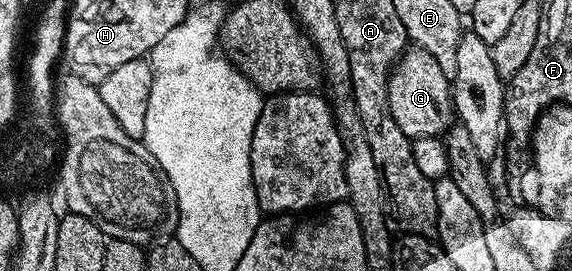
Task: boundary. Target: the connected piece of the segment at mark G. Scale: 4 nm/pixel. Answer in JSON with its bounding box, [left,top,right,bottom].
[387,45,455,140]

